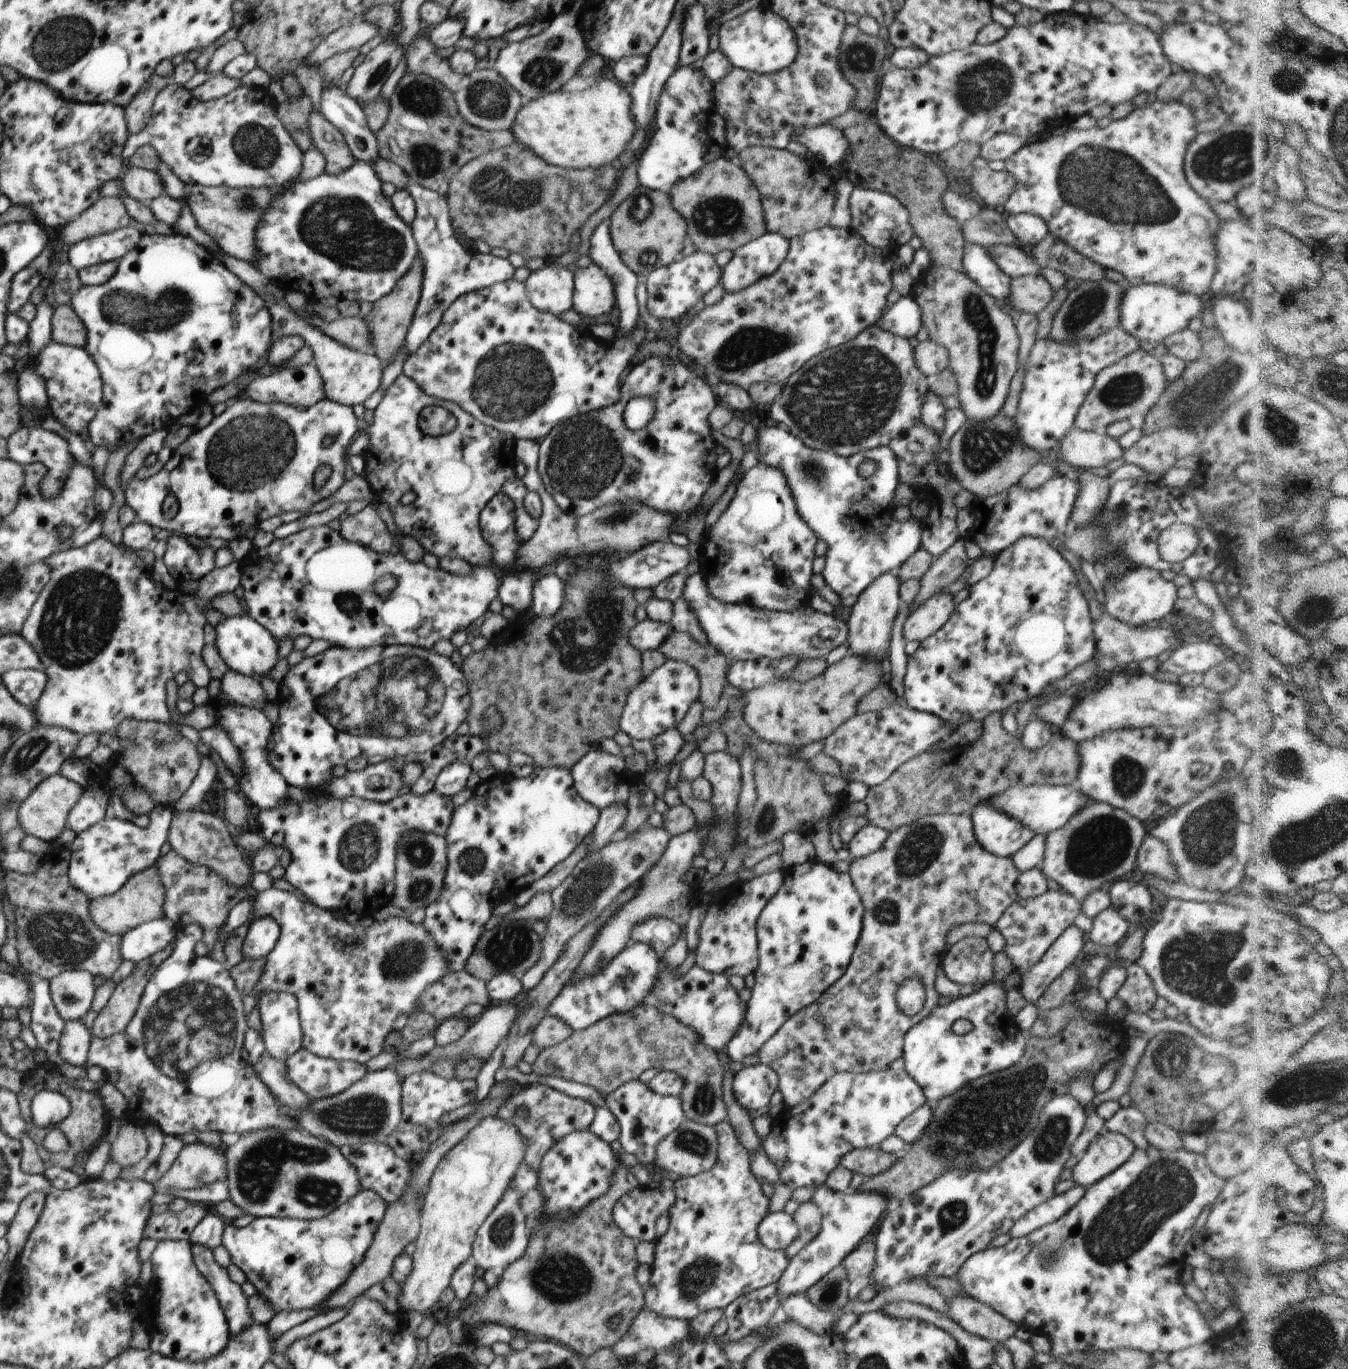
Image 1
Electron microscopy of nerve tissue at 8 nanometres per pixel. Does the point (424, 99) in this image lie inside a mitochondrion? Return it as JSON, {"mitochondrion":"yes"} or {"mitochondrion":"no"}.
{"mitochondrion":"yes"}

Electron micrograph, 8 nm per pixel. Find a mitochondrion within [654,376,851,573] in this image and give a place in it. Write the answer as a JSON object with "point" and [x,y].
{"point":[810,467]}

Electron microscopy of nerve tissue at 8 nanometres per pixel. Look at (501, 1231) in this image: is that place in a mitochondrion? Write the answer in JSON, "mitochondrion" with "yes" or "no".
{"mitochondrion":"yes"}

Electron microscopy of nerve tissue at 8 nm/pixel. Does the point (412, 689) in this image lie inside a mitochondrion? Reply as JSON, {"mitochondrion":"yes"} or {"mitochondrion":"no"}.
{"mitochondrion":"yes"}

